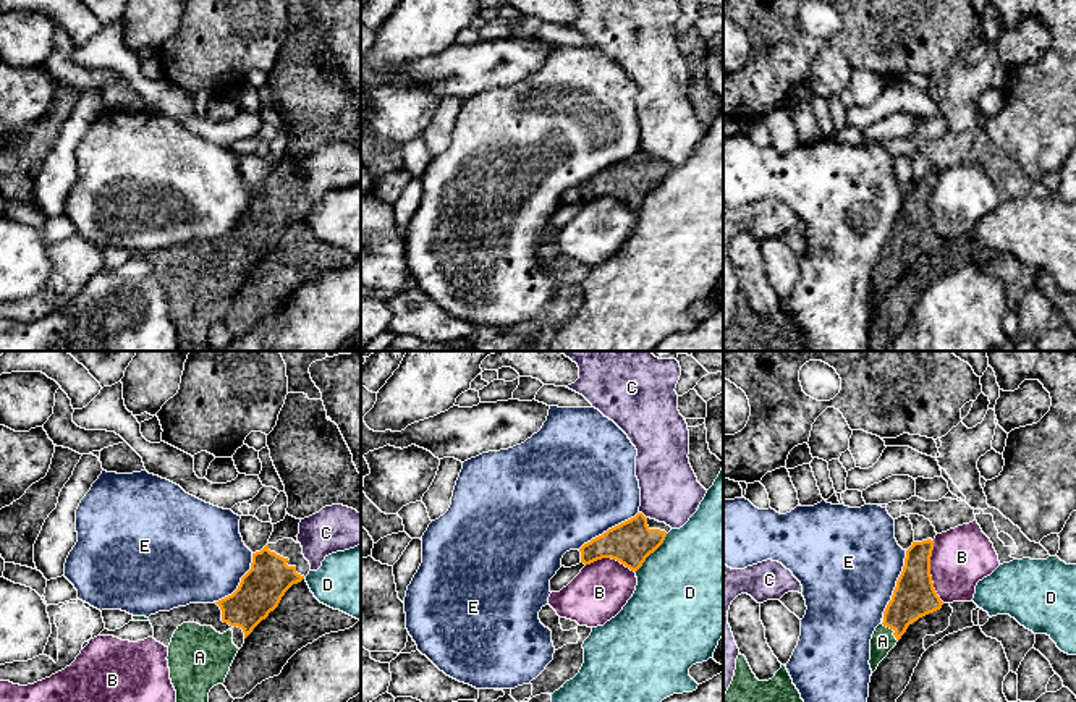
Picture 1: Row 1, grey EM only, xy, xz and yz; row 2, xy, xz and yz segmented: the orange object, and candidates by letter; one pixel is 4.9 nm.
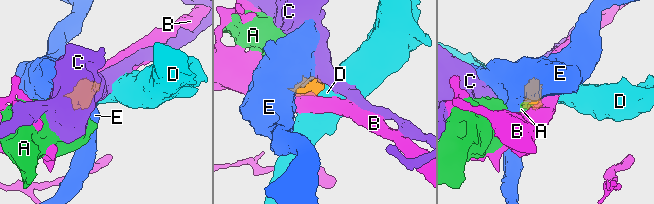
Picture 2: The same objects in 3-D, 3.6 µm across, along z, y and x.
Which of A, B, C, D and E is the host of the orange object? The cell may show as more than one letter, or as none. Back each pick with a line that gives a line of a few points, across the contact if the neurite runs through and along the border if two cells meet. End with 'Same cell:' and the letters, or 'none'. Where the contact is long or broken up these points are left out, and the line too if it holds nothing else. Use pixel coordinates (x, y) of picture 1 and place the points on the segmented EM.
A: line yz (915, 596), (900, 612), (892, 628), (882, 641)
Same cell: A

